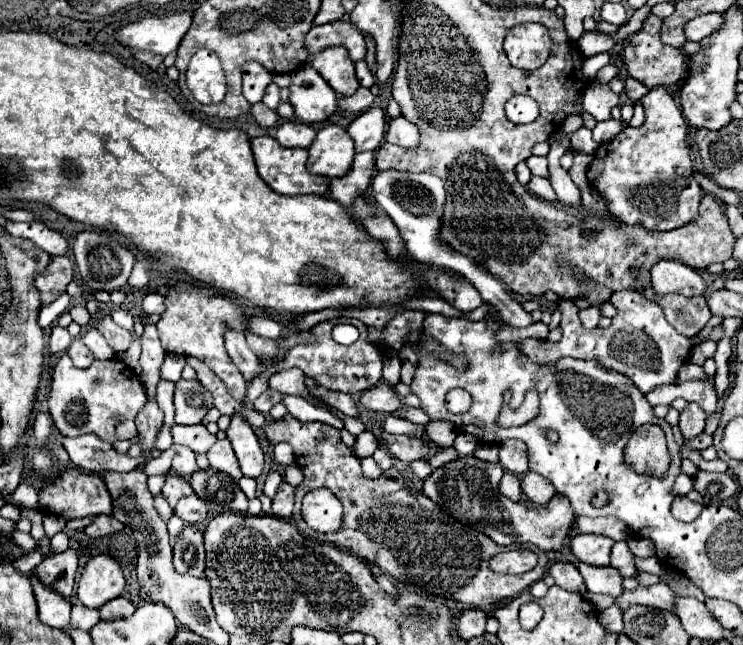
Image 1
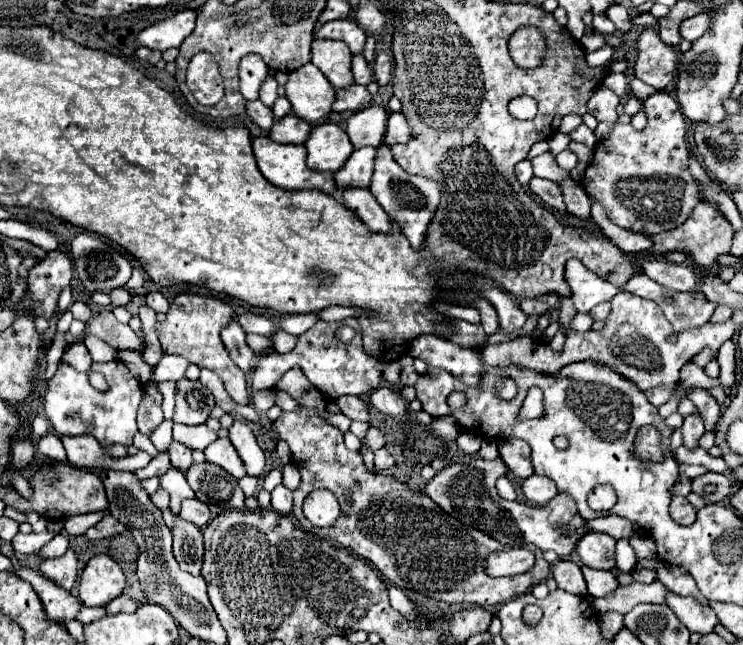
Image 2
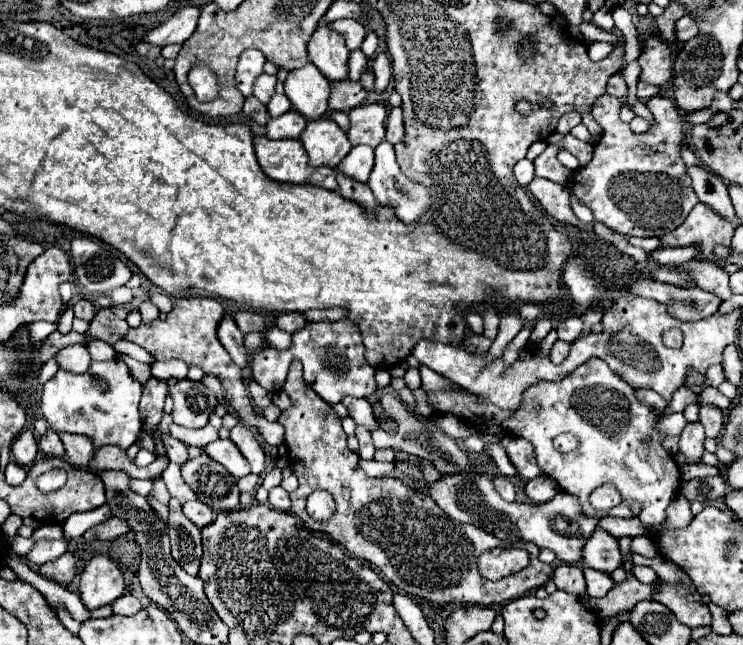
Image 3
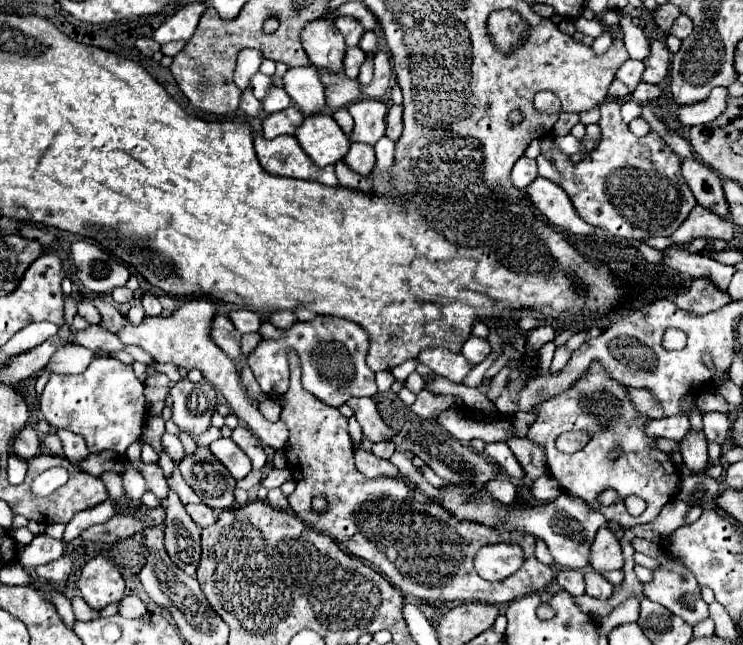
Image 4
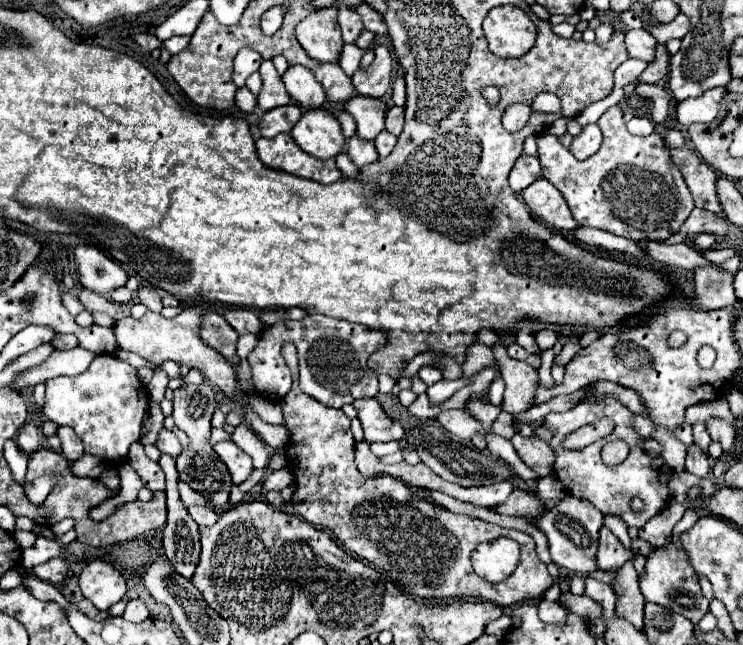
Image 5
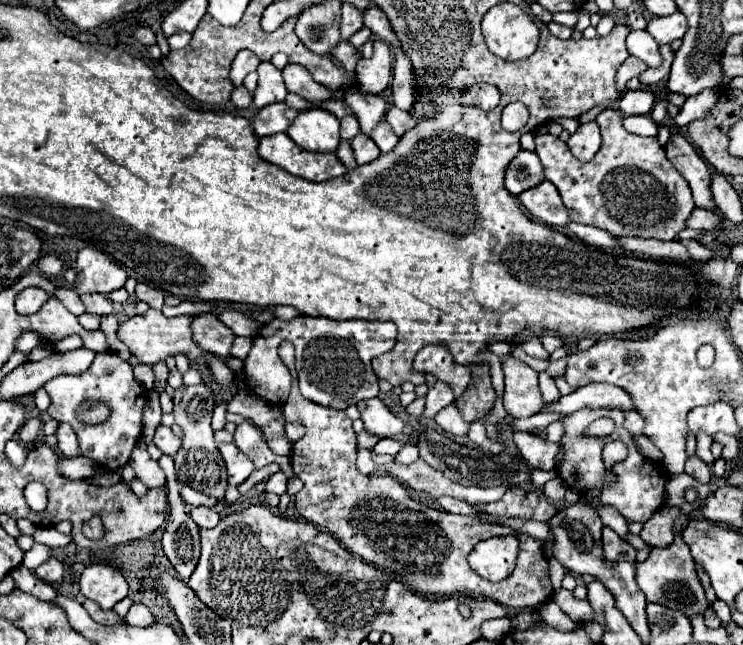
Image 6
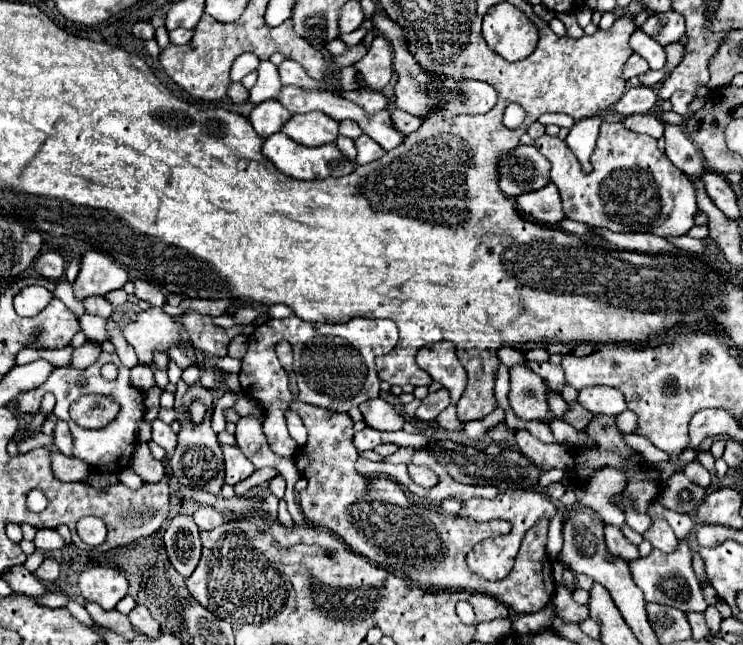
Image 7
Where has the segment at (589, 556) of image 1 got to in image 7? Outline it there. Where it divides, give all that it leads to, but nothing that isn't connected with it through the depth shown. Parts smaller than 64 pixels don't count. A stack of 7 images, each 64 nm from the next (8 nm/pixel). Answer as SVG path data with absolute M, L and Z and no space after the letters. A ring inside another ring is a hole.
M606 526L604 536L606 536L606 548L608 548L608 552L612 556L620 556L620 558L624 558L628 562L638 558L638 548L634 544L630 544L618 528Z

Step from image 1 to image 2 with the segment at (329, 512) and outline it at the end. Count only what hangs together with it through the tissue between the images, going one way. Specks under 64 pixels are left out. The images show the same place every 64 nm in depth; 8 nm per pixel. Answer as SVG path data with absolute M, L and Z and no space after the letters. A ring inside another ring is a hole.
M314 490L304 500L304 516L316 528L330 528L340 516L338 500L328 490Z

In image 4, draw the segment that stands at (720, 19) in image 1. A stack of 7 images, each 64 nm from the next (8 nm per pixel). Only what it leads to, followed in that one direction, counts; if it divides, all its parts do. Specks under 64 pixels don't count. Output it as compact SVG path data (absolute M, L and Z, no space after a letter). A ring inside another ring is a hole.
M680 14L680 16L676 18L676 22L674 22L674 26L672 26L670 34L678 36L680 40L688 38L688 36L692 34L692 20L690 20L686 14Z

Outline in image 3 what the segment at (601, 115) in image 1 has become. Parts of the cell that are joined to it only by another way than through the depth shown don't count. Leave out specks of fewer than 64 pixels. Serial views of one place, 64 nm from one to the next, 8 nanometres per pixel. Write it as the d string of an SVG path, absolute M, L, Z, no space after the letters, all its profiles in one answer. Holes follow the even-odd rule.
M602 94L600 100L594 102L592 116L604 134L594 146L592 160L572 176L570 188L580 202L592 210L594 218L608 228L630 236L662 236L678 228L698 204L680 156L684 146L684 118L674 100L654 96L646 102L654 124L644 134L634 134L630 126L620 120L620 106L622 102L610 94Z

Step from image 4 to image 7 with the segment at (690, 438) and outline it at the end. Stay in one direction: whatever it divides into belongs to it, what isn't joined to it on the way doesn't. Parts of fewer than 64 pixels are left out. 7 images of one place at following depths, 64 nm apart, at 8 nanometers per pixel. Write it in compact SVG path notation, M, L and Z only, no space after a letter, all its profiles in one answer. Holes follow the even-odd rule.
M698 460L688 462L688 464L684 466L684 474L688 476L688 480L692 480L694 484L700 484L700 486L704 486L704 488L708 488L708 486L712 484L710 472L708 472Z

